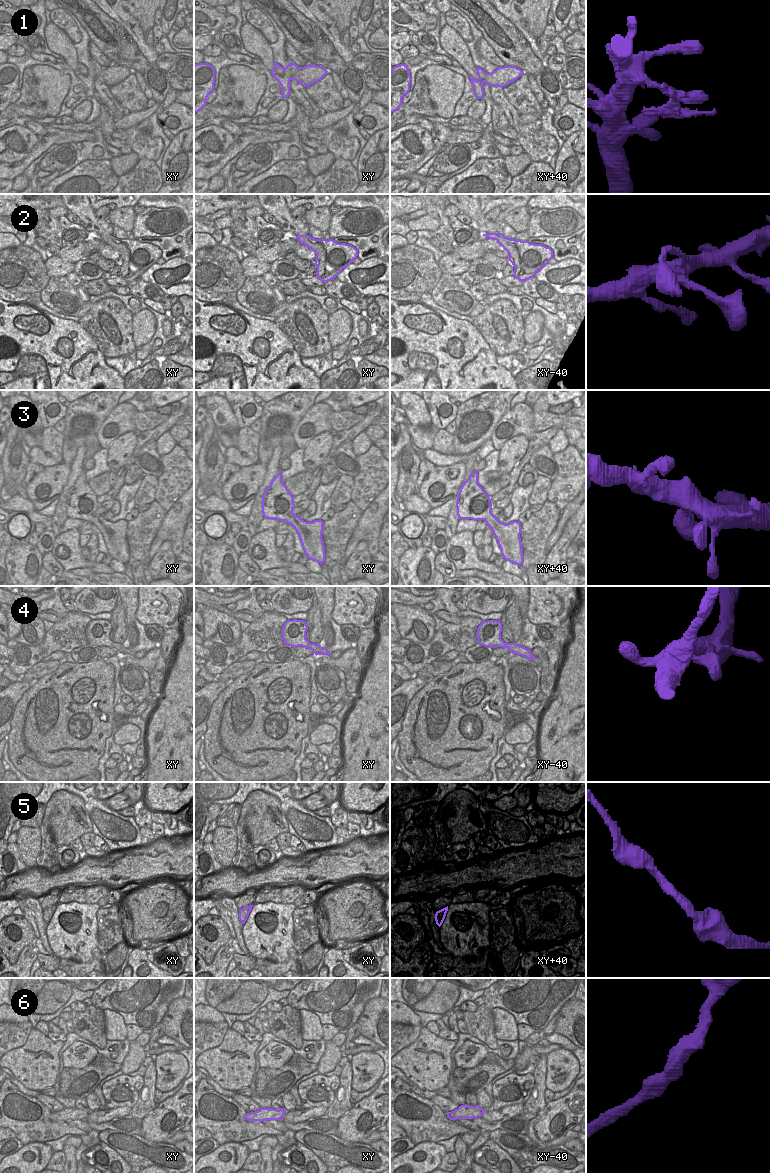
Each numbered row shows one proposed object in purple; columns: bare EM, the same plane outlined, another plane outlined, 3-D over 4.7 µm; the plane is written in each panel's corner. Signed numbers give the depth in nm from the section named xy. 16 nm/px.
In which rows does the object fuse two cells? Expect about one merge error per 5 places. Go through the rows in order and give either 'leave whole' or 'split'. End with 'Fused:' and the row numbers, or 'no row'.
1: leave whole
2: leave whole
3: leave whole
4: leave whole
5: leave whole
6: leave whole
Fused: no row

